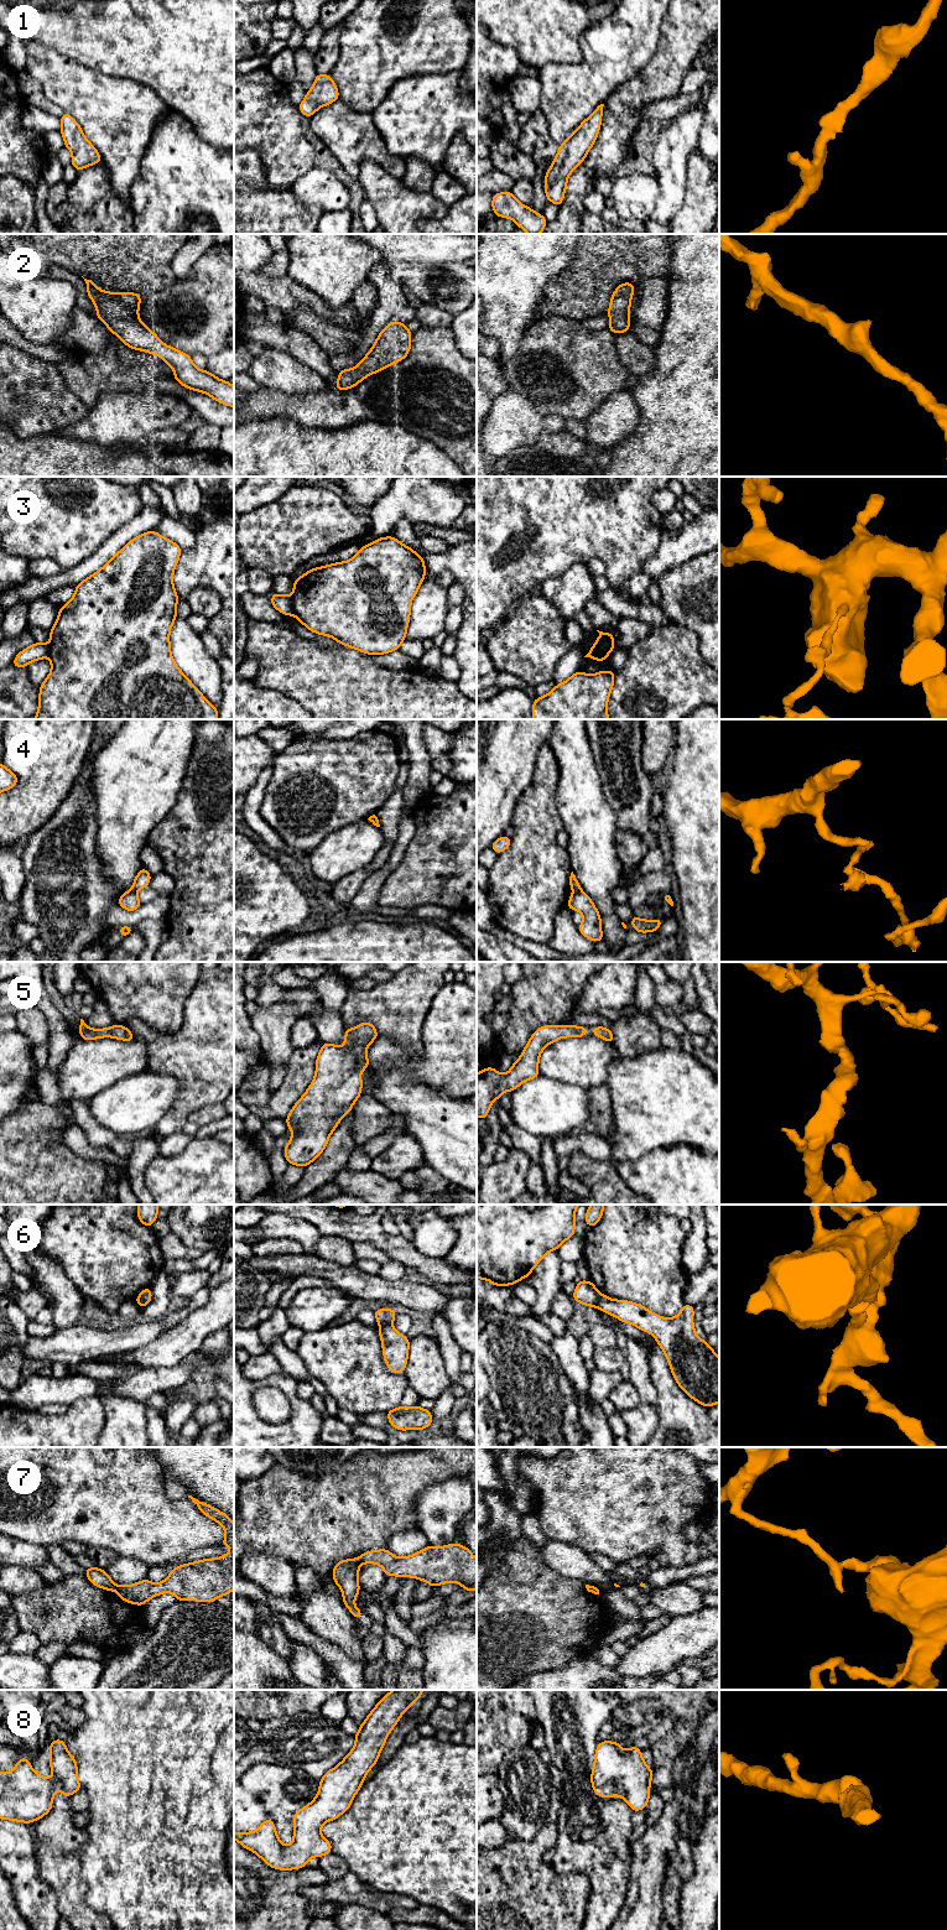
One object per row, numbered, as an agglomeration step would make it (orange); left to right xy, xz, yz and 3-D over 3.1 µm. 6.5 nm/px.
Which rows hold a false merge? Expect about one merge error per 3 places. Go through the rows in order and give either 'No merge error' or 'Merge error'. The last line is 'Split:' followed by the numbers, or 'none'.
1: No merge error
2: No merge error
3: Merge error
4: Merge error
5: No merge error
6: Merge error
7: Merge error
8: No merge error
Split: 3, 4, 6, 7

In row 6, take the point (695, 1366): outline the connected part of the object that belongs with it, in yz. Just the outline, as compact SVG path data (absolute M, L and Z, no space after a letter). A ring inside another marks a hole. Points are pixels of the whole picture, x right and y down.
M599 1295L597 1309L651 1333L665 1352L676 1383L688 1396L706 1408L719 1403L719 1357L696 1335L694 1306L685 1304L677 1316L666 1318L644 1305Z

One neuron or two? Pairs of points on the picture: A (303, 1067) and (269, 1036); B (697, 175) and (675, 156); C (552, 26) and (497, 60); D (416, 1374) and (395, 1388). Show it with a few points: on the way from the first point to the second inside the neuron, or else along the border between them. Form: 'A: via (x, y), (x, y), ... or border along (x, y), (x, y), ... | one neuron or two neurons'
A: border along (295, 1049), (286, 1064) | two neurons
B: border along (696, 149), (687, 161), (687, 192), (685, 194) | two neurons
C: border along (489, 32), (495, 41), (510, 45), (521, 63) | two neurons
D: border along (404, 1372), (410, 1384) | two neurons

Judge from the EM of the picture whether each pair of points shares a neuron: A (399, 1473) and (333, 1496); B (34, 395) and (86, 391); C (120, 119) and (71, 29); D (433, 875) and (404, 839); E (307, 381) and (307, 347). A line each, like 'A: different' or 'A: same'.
A: same
B: different
C: different
D: different
E: different

